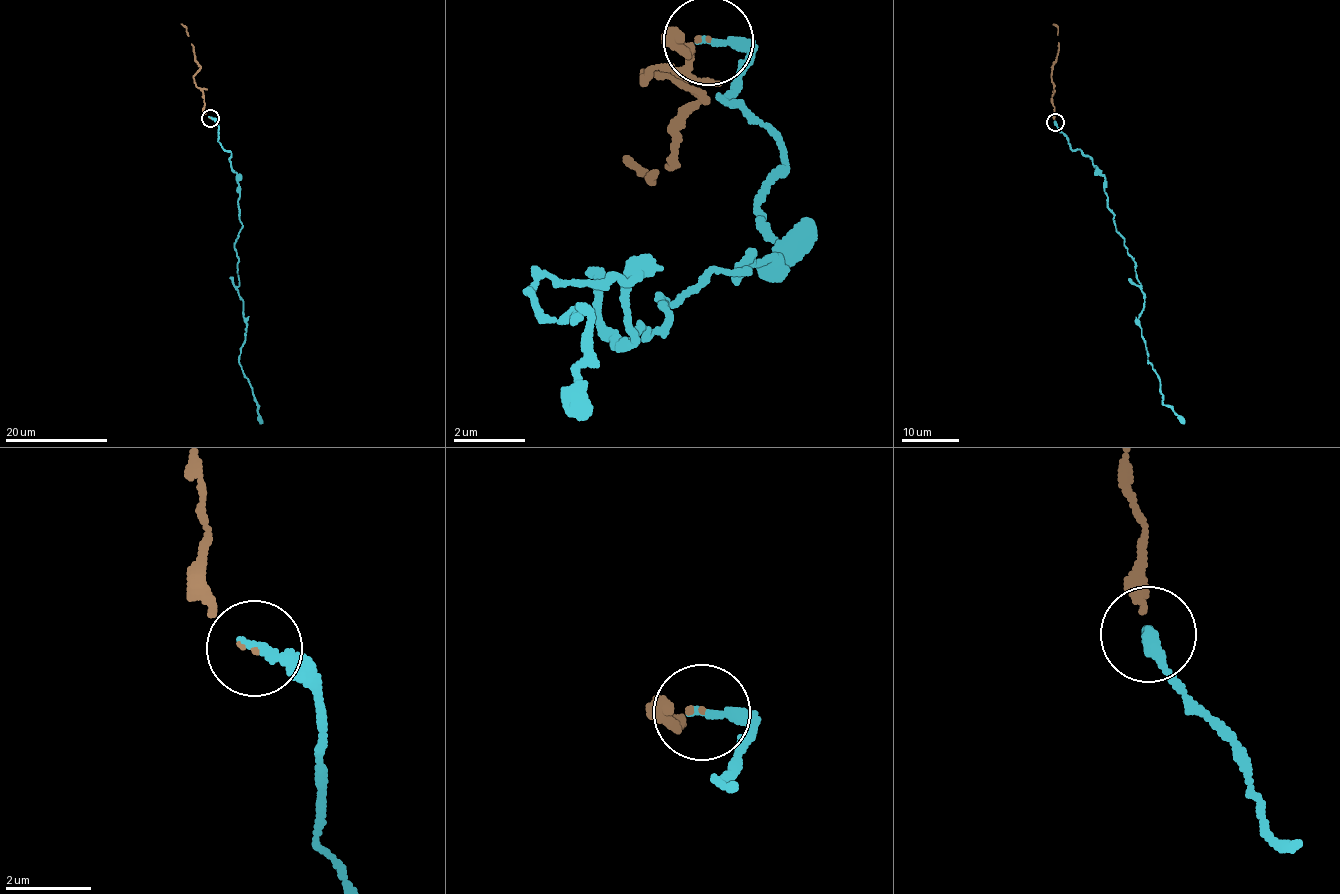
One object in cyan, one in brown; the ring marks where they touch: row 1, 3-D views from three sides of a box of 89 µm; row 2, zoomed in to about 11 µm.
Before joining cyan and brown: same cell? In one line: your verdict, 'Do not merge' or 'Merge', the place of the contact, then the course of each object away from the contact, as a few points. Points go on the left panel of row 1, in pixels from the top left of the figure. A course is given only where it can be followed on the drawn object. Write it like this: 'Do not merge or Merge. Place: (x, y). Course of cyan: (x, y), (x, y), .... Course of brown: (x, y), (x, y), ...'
Merge. Place: (210, 118). Course of cyan: (210, 117), (238, 184), (242, 228), (235, 247), (246, 325), (239, 359), (262, 423). Course of brown: (210, 117), (205, 111), (203, 92), (195, 84), (194, 77), (199, 64), (194, 46), (181, 23)

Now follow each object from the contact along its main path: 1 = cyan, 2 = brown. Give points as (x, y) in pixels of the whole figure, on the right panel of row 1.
1: (1054, 121), (1104, 177), (1107, 208), (1141, 284), (1139, 327), (1150, 364), (1163, 403), (1185, 422)
2: (1054, 121), (1052, 65), (1059, 44), (1057, 28), (1052, 23)

